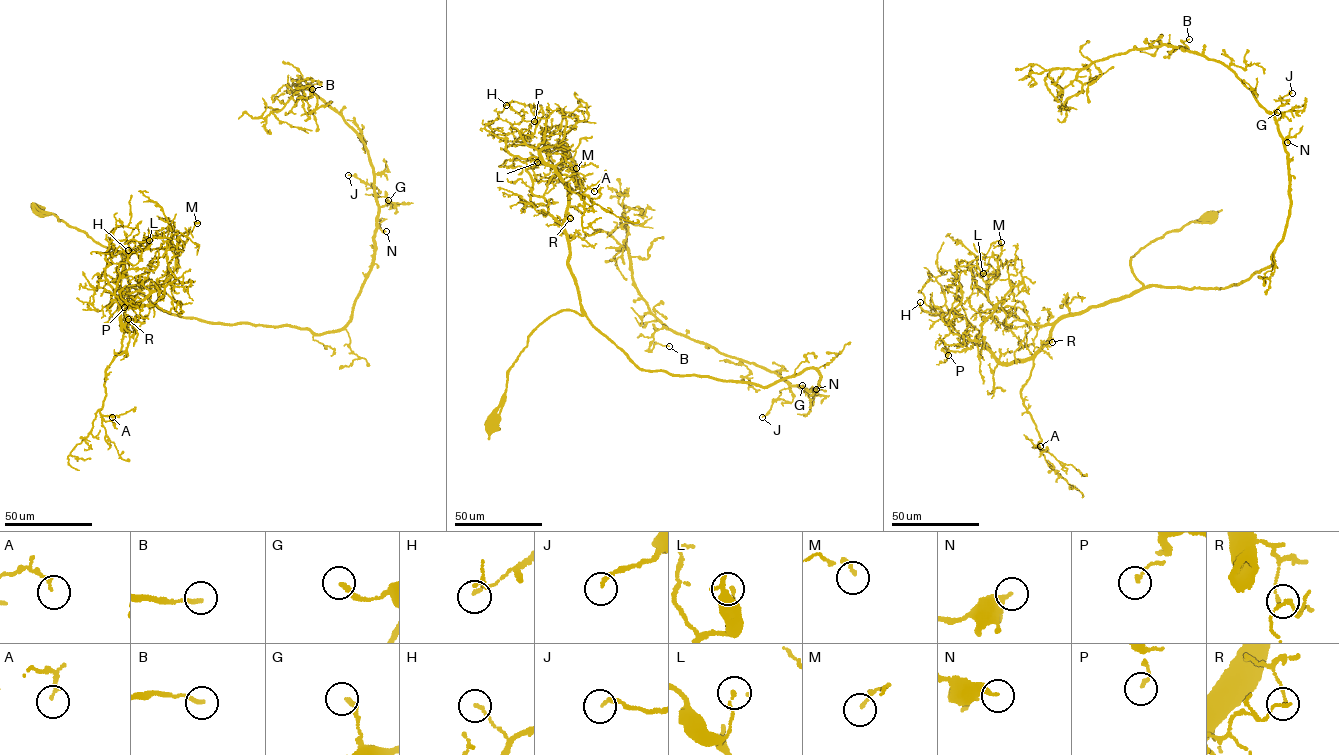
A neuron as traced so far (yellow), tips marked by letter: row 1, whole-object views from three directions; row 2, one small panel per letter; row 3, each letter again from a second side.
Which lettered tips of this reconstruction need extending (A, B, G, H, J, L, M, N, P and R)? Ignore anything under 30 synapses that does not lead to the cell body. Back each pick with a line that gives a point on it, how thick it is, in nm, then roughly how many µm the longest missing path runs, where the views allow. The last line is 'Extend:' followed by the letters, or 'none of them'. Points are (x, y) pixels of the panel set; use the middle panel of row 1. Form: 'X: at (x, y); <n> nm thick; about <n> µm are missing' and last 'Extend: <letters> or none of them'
Extend: none of them

